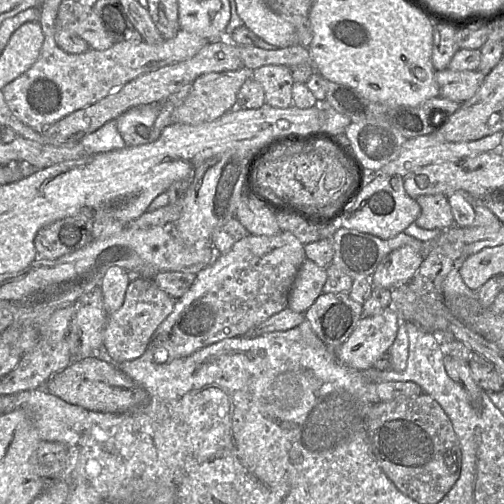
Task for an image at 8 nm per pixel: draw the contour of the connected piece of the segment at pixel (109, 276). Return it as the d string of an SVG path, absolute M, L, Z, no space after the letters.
M118 266L108 268L100 281L105 311L111 314L124 303L126 290L131 282L128 270Z

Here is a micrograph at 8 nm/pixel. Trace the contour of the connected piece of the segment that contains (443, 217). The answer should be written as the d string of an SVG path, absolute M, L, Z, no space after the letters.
M442 194L422 195L416 199L420 214L415 220L418 227L440 230L441 233L455 225L450 204Z

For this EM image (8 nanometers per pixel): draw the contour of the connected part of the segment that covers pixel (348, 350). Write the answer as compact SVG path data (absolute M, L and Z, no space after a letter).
M393 305L379 314L362 316L349 338L336 352L346 366L365 371L391 347L399 327L399 314Z

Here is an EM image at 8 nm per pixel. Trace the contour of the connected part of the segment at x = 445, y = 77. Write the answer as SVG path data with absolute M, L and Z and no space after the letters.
M449 68L435 72L435 80L439 87L439 96L463 103L469 100L479 89L485 75L478 70L453 71Z

